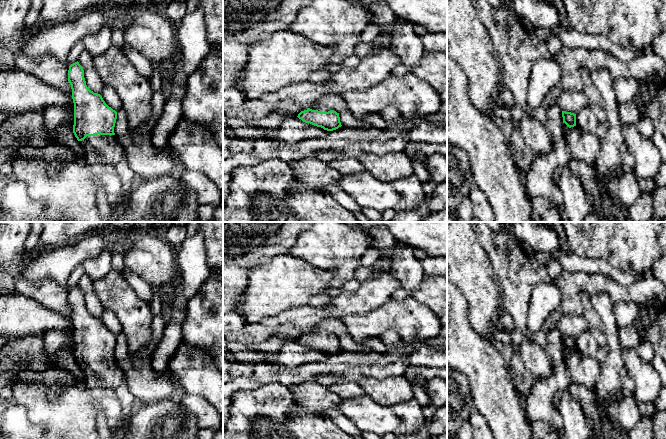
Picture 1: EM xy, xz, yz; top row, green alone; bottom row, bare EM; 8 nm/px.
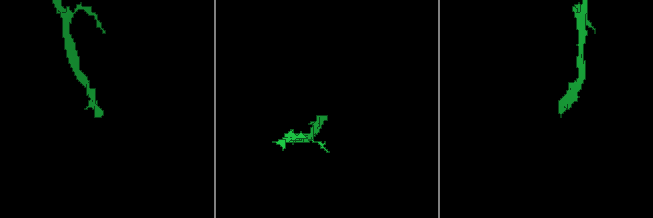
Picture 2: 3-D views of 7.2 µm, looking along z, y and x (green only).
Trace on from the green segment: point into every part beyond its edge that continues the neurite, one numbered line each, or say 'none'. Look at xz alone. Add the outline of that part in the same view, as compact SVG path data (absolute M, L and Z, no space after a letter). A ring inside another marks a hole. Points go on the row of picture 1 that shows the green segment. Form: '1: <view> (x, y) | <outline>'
1: xz (317, 107) | M320 105L312 106L312 107L310 107L310 109L312 109L312 110L322 111L322 112L328 112L328 111L330 111L330 110L331 110L331 109L330 109L330 108L328 108L328 107L320 106Z

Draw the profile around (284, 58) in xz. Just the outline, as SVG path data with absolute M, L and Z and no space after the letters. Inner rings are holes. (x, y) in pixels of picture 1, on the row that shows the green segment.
M291 31L275 32L248 48L248 60L243 68L238 87L247 99L257 99L294 83L308 81L311 73L320 70L336 57L335 46L321 46Z

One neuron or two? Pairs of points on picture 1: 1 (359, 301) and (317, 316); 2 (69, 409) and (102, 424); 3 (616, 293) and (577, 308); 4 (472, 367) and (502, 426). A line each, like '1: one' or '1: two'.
1: one
2: two
3: one
4: one

